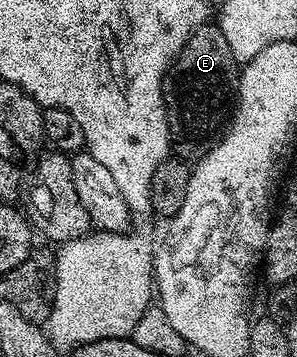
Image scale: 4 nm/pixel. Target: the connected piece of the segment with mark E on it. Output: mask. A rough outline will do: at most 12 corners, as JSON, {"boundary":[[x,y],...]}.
{"boundary":[[219,24],[192,32],[170,70],[170,149],[195,163],[234,112],[238,62]]}

